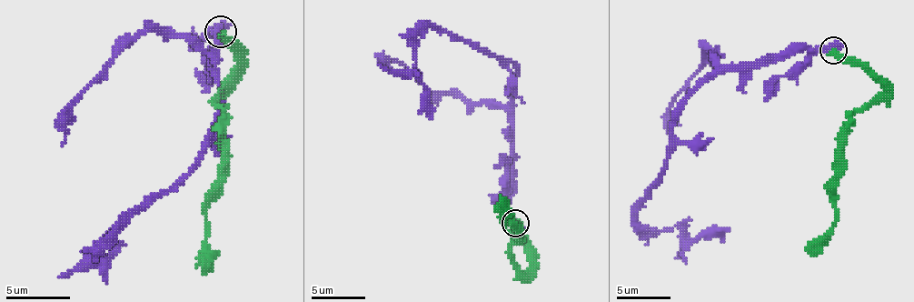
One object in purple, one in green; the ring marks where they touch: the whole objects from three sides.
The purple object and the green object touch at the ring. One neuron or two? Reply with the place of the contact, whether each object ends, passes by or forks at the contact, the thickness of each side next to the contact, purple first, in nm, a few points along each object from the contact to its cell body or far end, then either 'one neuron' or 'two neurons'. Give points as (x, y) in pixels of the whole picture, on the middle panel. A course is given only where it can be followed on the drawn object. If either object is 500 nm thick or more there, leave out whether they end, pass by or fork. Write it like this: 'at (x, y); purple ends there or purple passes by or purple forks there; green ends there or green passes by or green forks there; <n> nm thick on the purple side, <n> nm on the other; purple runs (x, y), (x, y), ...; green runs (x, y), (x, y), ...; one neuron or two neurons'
at (515, 223); 650 nm thick on the purple side, 440 nm on the other; purple runs (516, 222), (508, 195), (516, 67), (427, 26), (416, 37), (416, 75), (424, 86), (424, 111), (432, 119); green runs (516, 222), (530, 263), (521, 274), (511, 255), (516, 230), (502, 225), (500, 200); two neurons

